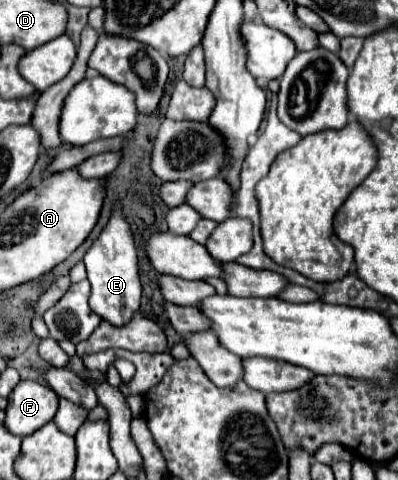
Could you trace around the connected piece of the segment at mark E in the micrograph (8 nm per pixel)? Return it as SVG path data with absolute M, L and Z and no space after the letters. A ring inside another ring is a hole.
M115 204L109 222L105 224L99 238L87 250L83 262L87 268L87 280L91 284L91 298L89 298L91 310L115 326L129 322L133 312L139 310L141 282L139 282L139 258L137 258L133 230L123 214L121 204Z

